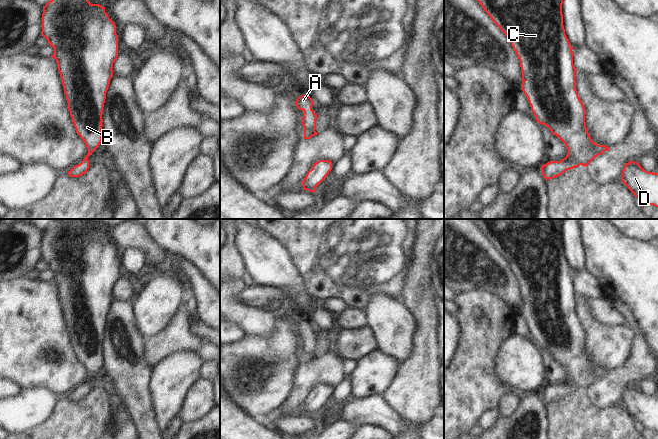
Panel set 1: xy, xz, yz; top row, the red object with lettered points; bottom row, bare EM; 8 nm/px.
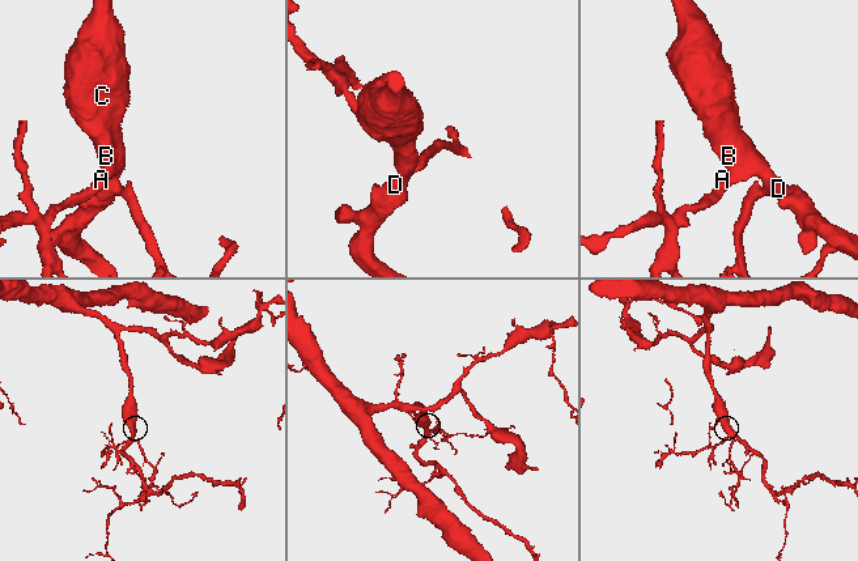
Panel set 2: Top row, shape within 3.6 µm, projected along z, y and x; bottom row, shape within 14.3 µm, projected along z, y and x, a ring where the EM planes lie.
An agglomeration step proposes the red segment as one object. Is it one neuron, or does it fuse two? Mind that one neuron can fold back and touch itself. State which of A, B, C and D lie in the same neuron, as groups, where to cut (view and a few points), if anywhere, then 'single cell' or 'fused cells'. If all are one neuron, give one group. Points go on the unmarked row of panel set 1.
A B C D | no cut | single cell

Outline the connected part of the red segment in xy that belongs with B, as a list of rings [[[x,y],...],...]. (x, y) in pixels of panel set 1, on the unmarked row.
[[[57,219],[43,230],[41,260],[54,272],[52,282],[57,286],[68,334],[77,359],[84,365],[88,377],[80,388],[67,398],[79,401],[89,393],[88,381],[102,365],[102,336],[113,287],[118,281],[116,249],[105,236],[105,231],[91,228],[88,219]]]

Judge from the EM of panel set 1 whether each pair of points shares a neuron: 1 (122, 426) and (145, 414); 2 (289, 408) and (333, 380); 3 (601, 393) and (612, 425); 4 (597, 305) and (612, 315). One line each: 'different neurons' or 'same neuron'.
1: different neurons
2: same neuron
3: different neurons
4: same neuron

